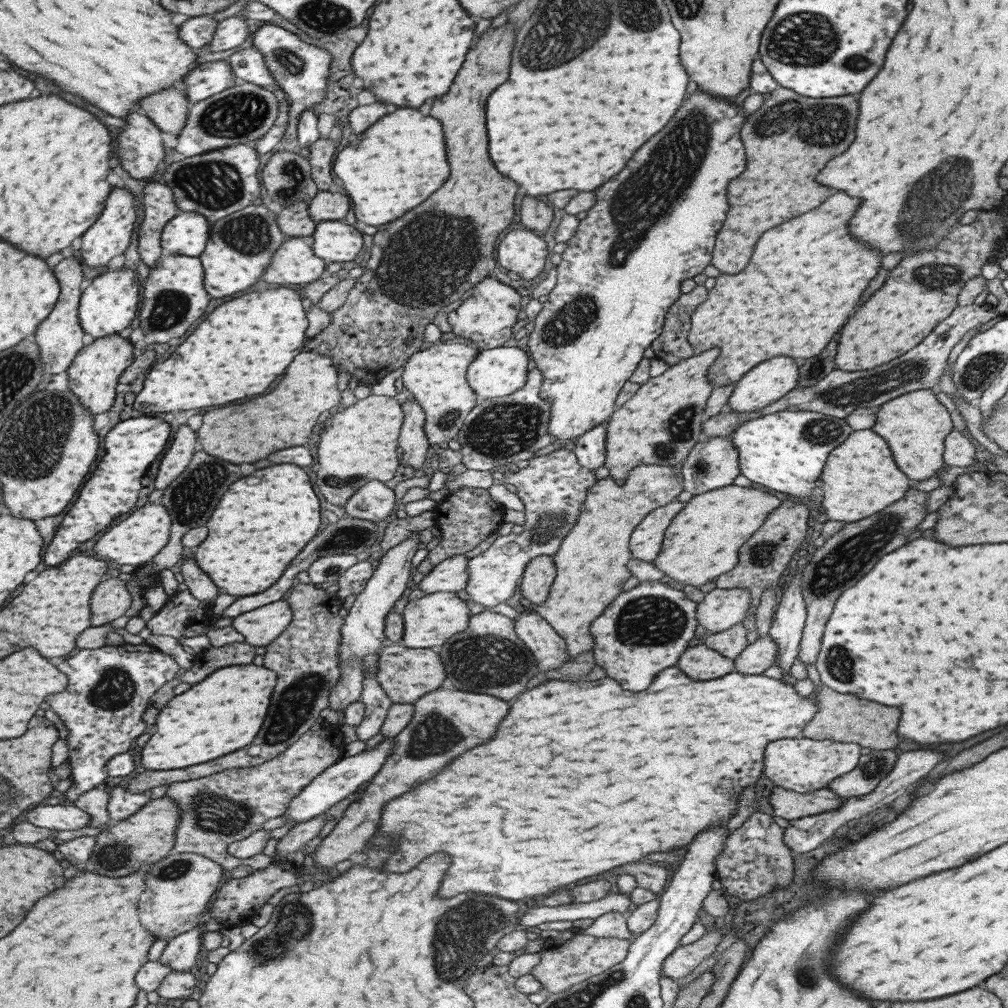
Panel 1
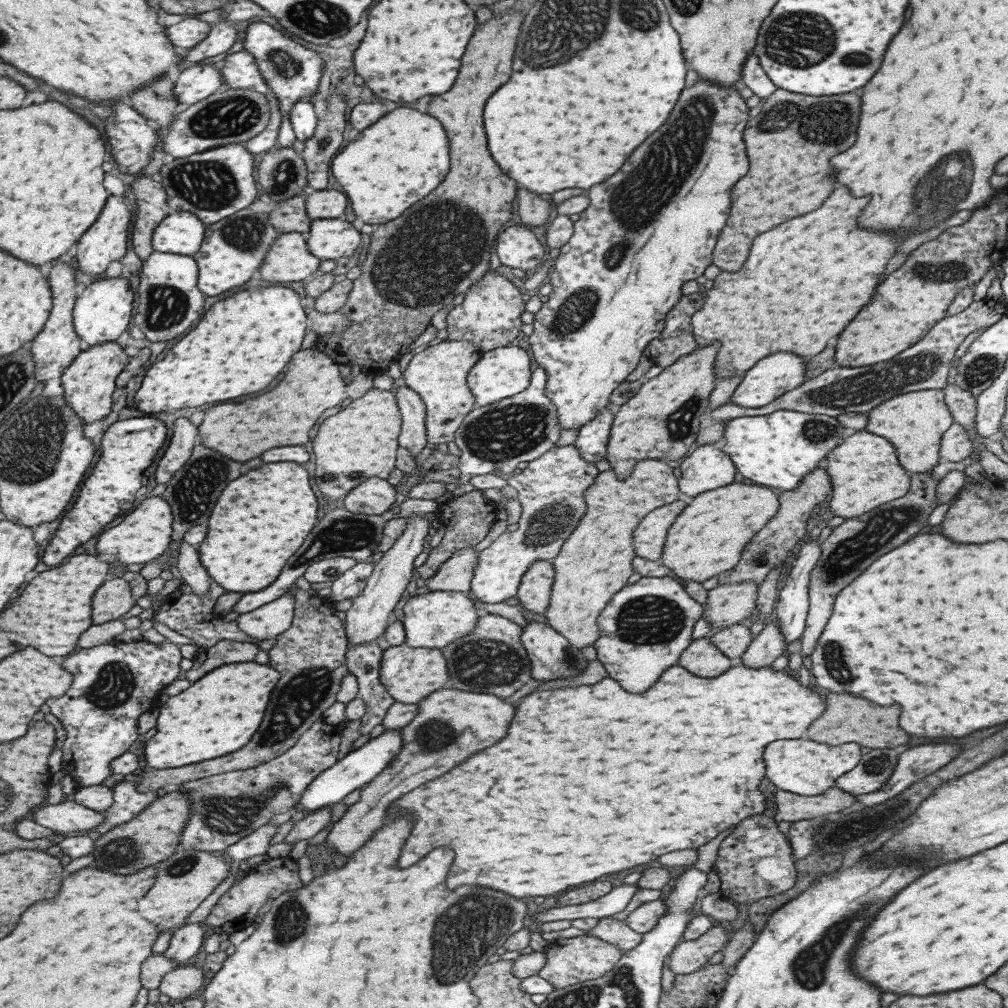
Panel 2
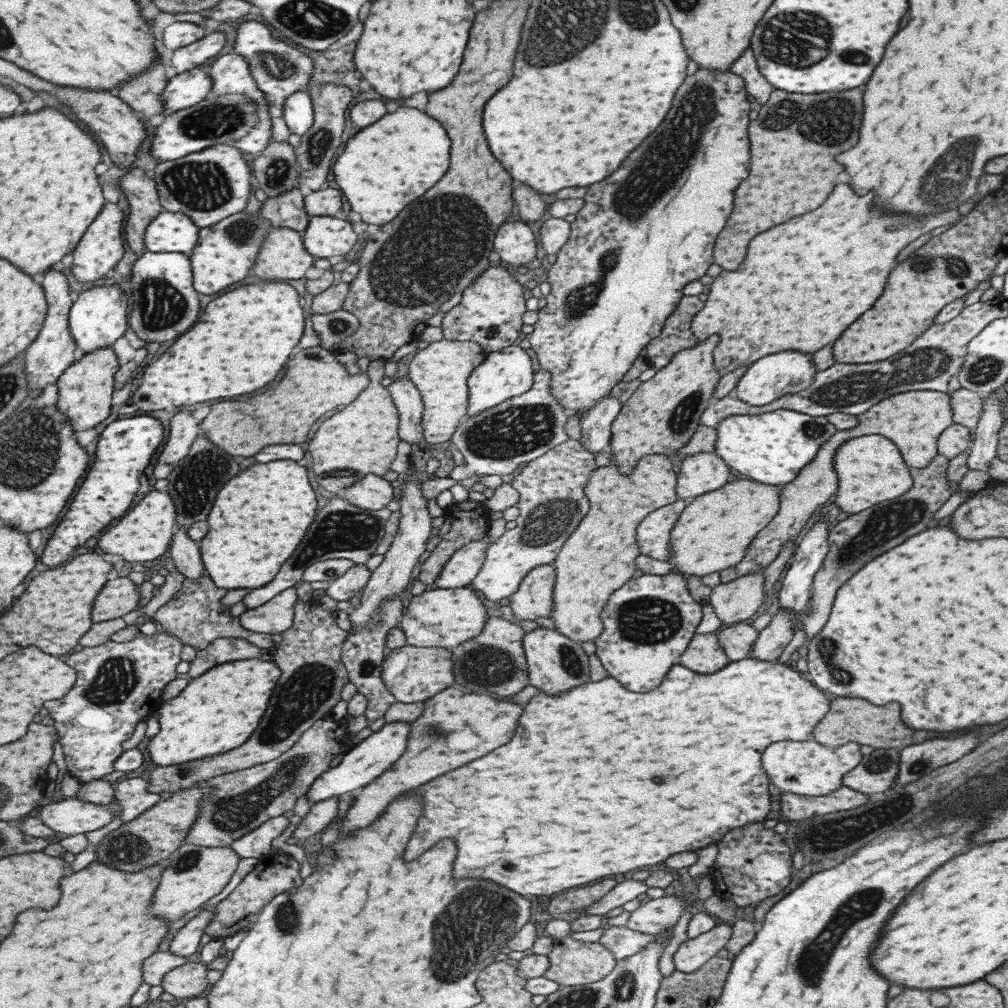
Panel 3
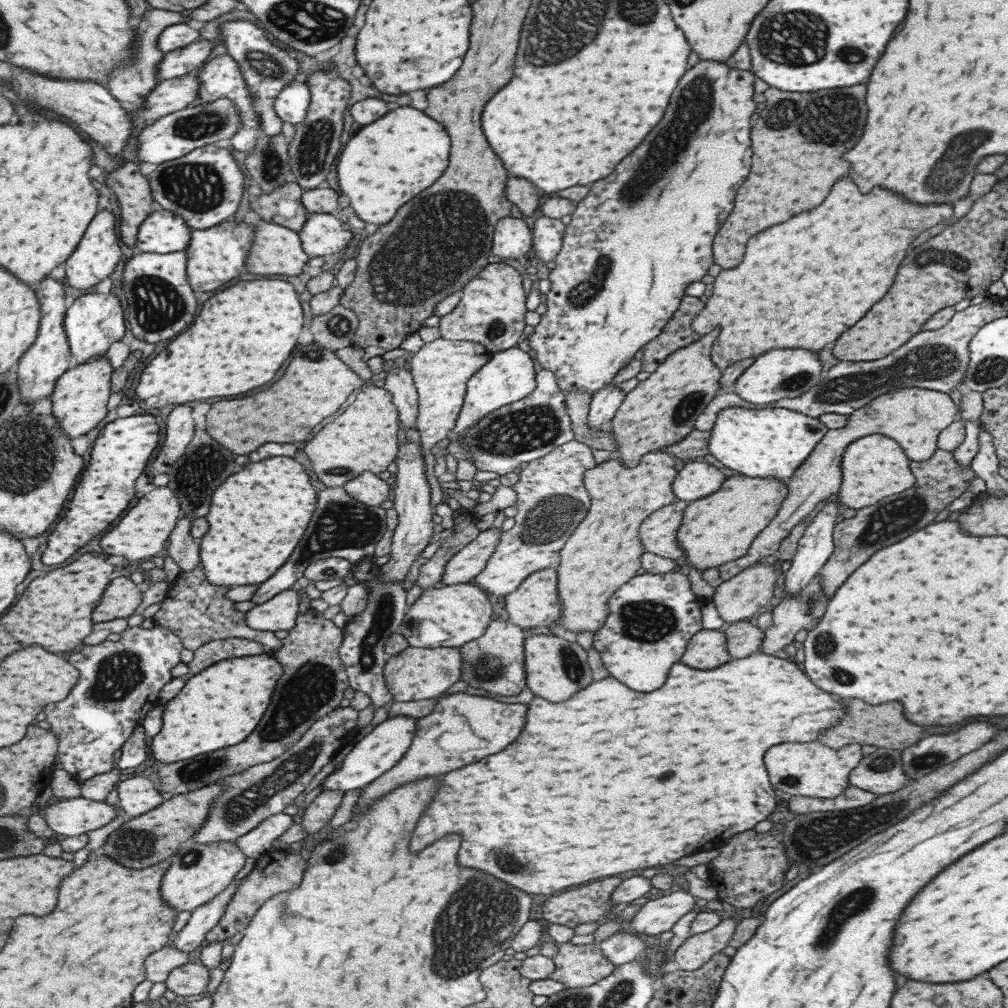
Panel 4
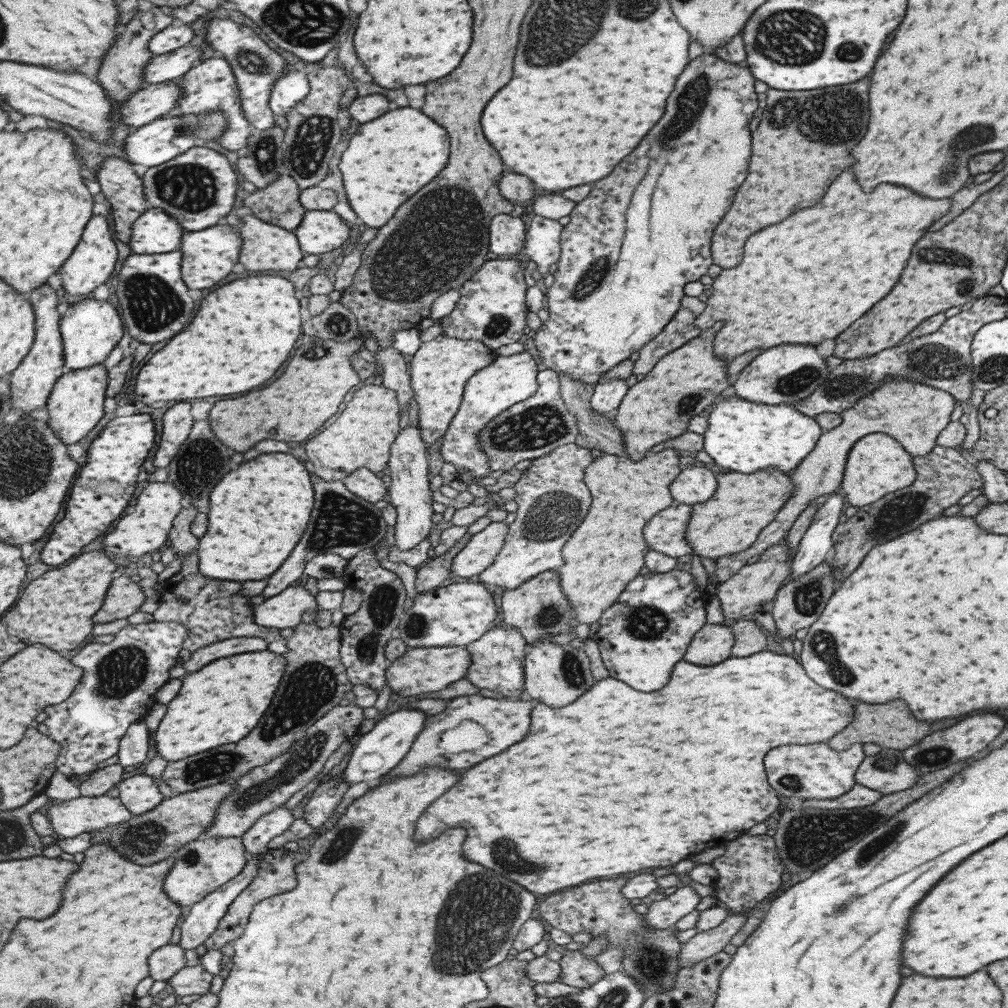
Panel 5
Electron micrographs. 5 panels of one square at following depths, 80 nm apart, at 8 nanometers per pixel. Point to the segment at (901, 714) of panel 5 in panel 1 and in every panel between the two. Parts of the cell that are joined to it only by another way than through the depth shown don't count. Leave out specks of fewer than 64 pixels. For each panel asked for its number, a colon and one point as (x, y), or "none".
1: (839, 717)
2: (846, 719)
3: (848, 720)
4: (883, 726)

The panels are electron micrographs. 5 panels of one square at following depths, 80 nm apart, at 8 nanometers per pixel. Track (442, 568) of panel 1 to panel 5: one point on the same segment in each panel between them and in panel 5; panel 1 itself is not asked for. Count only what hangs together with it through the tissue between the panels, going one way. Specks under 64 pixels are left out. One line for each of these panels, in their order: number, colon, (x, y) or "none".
2: (454, 575)
3: (463, 565)
4: (463, 566)
5: (480, 550)

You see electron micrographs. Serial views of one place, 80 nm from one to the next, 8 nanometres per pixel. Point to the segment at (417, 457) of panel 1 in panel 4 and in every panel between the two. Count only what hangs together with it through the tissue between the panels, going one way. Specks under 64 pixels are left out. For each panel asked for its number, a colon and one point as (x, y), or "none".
2: (411, 436)
3: (406, 398)
4: (398, 381)

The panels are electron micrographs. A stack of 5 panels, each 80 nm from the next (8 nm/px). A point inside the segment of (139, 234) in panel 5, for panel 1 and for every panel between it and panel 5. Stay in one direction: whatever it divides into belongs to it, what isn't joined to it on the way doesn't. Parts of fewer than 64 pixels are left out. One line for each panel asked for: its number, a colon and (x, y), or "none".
1: (188, 234)
2: (183, 232)
3: (171, 231)
4: (164, 231)

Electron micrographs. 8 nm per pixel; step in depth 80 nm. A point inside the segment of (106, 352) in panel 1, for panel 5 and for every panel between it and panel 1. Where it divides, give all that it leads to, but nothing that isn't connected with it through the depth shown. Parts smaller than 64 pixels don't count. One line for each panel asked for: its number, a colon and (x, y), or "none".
2: (89, 384)
3: (85, 392)
4: (80, 400)
5: (77, 403)

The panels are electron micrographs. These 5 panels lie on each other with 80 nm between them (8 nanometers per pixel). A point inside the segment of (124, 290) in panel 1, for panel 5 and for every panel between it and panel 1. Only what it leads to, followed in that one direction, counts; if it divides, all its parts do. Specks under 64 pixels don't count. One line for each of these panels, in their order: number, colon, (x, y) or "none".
2: (103, 312)
3: (99, 317)
4: (95, 321)
5: (92, 329)

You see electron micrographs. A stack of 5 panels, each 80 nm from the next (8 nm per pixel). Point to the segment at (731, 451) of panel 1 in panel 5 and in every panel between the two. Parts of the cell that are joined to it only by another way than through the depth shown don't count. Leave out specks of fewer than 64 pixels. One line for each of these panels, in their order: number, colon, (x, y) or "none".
2: (707, 467)
3: (703, 472)
4: (696, 479)
5: (693, 485)

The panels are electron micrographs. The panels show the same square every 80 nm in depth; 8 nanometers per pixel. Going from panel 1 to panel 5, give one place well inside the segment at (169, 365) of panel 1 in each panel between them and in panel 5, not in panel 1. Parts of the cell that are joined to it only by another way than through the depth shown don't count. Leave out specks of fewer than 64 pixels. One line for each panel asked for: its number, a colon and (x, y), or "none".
2: (245, 342)
3: (244, 339)
4: (244, 335)
5: (245, 331)

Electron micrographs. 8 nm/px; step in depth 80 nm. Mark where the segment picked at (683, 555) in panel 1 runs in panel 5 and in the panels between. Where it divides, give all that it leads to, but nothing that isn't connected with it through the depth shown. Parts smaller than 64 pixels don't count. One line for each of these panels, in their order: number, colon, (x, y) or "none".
2: (706, 538)
3: (714, 529)
4: (715, 529)
5: (741, 504)

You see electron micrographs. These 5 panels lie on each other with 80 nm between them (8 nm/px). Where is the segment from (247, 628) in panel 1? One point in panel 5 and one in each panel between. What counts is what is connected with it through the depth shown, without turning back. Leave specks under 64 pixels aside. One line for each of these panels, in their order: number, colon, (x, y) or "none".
2: (270, 621)
3: (277, 616)
4: (280, 613)
5: (286, 610)

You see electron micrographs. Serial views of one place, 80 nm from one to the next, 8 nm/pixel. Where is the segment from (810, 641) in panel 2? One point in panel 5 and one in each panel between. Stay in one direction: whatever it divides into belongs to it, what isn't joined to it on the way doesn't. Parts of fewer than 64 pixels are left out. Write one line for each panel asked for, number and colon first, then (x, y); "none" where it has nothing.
3: (853, 541)
4: (938, 480)
5: (942, 476)

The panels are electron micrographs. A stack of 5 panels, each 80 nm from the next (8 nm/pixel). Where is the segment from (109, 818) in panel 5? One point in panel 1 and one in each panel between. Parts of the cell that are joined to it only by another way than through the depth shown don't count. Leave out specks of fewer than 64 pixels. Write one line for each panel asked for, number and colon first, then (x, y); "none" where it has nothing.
1: (57, 817)
2: (67, 816)
3: (73, 816)
4: (71, 817)

